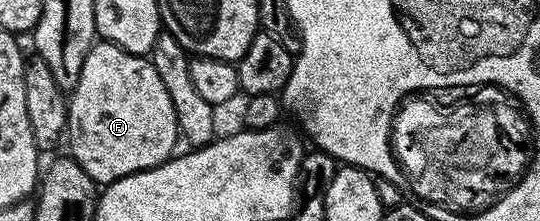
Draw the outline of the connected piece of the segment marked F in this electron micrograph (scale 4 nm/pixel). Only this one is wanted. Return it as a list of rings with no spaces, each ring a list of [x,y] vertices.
[[[97,41],[86,56],[86,64],[82,64],[82,76],[78,76],[78,84],[71,90],[67,104],[66,146],[68,142],[72,159],[82,164],[96,183],[116,182],[139,170],[153,170],[173,157],[172,149],[178,143],[174,104],[170,104],[170,92],[166,92],[147,57],[126,52],[112,42]]]

